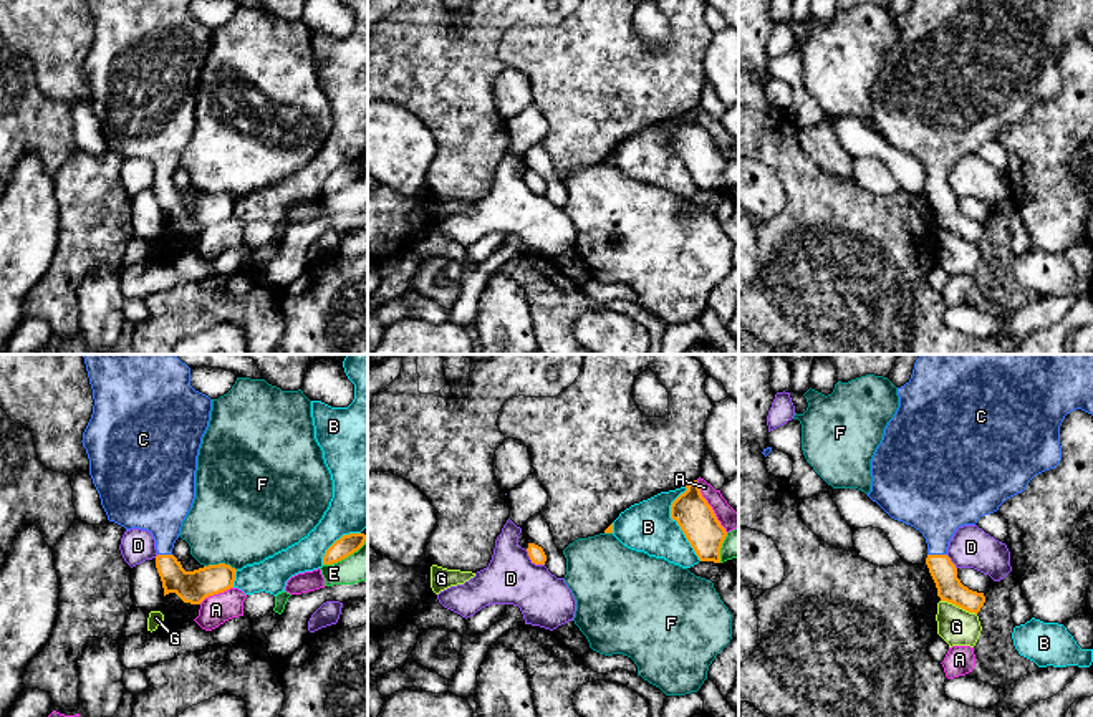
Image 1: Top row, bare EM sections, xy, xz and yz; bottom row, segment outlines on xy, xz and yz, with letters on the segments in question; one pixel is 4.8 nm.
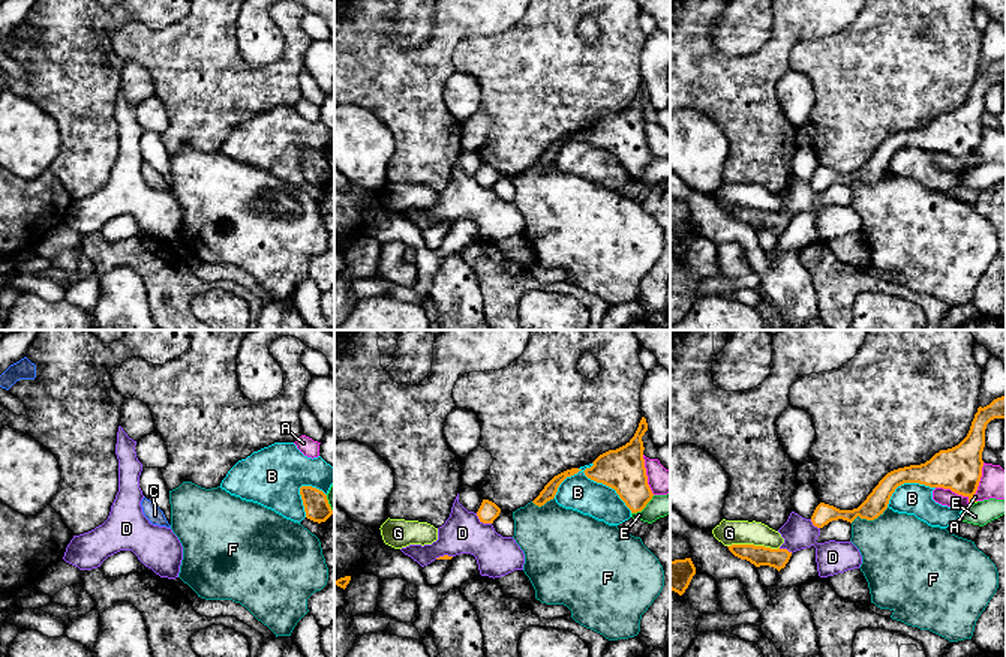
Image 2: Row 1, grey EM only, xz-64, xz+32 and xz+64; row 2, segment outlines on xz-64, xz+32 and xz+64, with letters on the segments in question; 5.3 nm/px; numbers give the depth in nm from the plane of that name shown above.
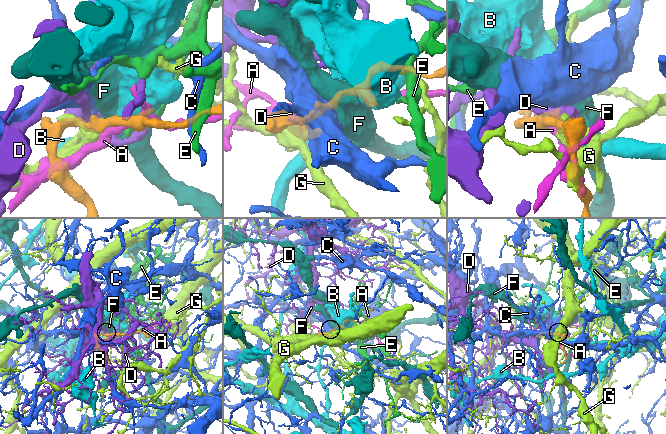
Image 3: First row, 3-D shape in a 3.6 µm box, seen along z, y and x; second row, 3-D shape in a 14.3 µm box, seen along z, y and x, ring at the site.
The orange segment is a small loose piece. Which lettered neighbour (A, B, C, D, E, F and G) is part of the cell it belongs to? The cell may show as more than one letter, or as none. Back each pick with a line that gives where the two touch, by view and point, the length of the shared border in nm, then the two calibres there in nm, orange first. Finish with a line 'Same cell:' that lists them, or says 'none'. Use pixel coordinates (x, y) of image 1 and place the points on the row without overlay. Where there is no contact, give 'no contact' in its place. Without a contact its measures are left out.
C: yz (938, 184) | 100 nm | 130/320 nm
Same cell: C

